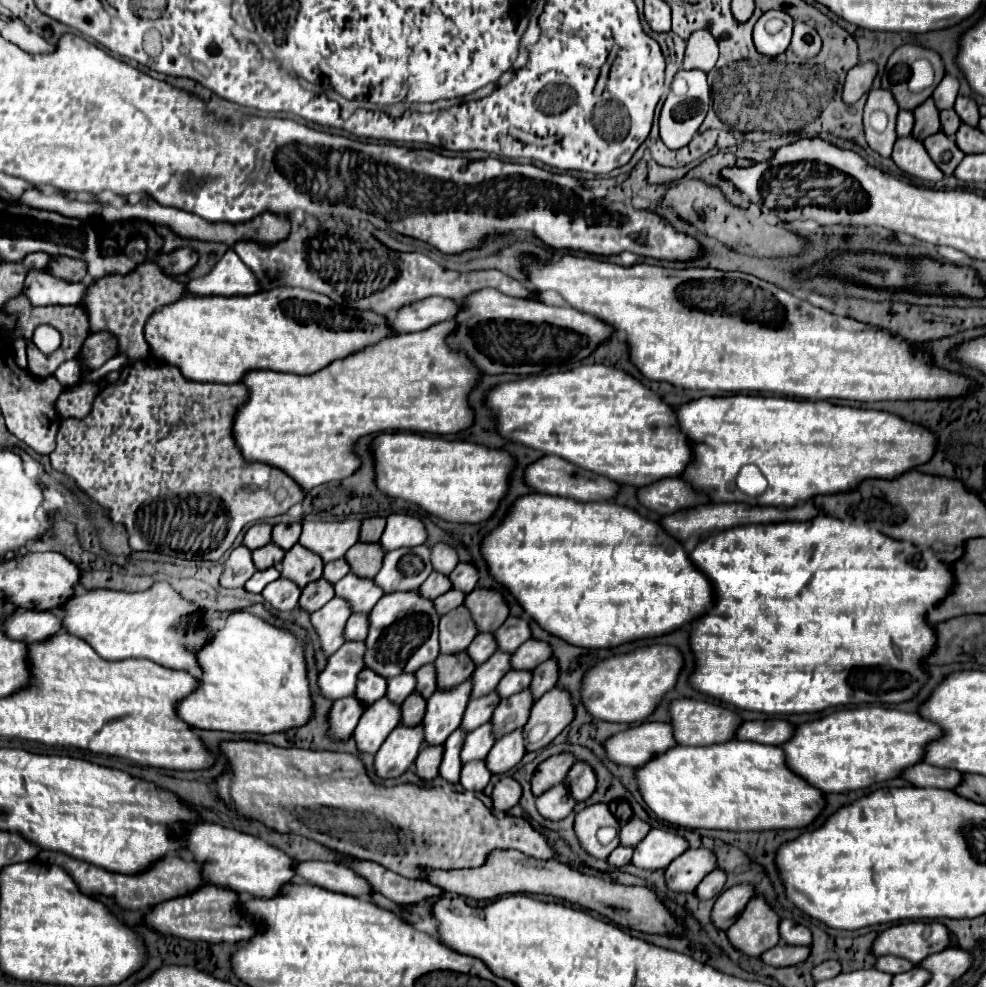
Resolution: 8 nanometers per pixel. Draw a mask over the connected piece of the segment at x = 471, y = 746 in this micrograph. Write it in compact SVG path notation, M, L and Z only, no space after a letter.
M490 724L476 728L464 738L464 744L460 750L462 764L468 764L472 760L484 760L484 756L490 752L492 746L494 746L494 736L492 736Z

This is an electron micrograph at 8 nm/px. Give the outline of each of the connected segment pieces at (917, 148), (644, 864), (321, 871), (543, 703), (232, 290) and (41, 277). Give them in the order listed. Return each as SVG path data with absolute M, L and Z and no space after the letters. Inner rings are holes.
M912 136L908 138L898 138L894 144L894 152L892 152L892 160L894 164L910 174L916 176L920 180L928 180L928 182L940 182L942 180L942 172L940 168L930 160L928 152L924 150L922 142L914 140Z
M652 828L646 838L634 848L632 864L644 870L666 868L674 858L678 858L688 848L688 842L662 828Z
M298 862L294 864L294 872L300 882L320 886L332 892L342 892L352 896L372 892L366 880L362 880L350 868L340 866L336 862Z
M560 688L548 690L540 700L536 700L528 716L528 722L522 728L524 736L528 736L534 726L544 724L546 734L538 742L526 744L526 752L536 752L548 746L572 722L572 718L574 718L574 708L572 708L570 696Z
M228 248L208 276L190 280L188 290L208 296L246 296L258 292L258 284L252 276L252 270L242 264L232 248Z
M28 270L24 282L24 296L32 306L50 304L79 304L84 298L87 285L84 282L64 282L42 270Z

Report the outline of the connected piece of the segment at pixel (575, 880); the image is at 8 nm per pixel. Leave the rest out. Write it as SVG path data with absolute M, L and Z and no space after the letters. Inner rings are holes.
M494 850L486 858L486 862L478 868L464 868L464 870L428 870L424 876L426 882L444 888L444 892L454 896L464 896L472 900L488 900L502 894L546 894L554 896L572 904L578 904L582 908L594 910L608 920L650 932L650 934L664 934L664 932L682 932L680 922L674 920L668 910L658 902L656 894L646 886L622 886L616 882L604 882L594 876L580 874L566 864L560 864L556 860L536 860L530 856L524 856L516 850Z

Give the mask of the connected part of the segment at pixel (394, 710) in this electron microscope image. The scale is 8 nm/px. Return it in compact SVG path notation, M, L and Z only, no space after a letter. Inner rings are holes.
M386 698L376 700L360 718L354 730L356 748L364 754L374 754L386 736L398 726L400 722L400 706L390 704Z

